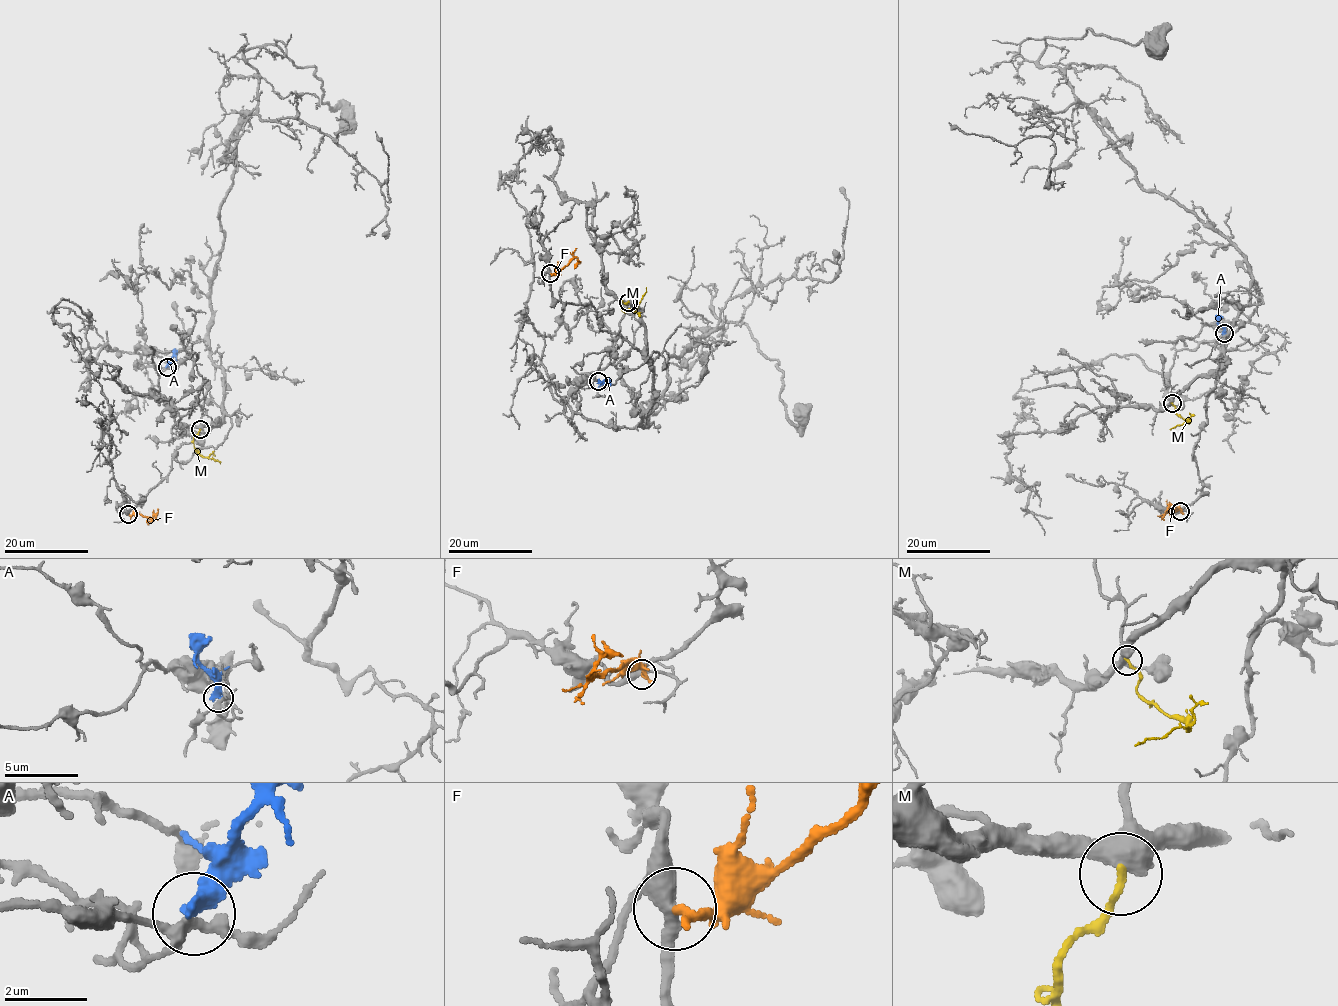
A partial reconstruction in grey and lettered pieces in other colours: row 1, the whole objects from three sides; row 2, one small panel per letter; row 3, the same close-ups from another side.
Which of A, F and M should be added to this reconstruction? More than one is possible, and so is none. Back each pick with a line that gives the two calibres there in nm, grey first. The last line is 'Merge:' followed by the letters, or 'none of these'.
F: Thickness 320 nm (grey) against 200 nm
Merge: F

